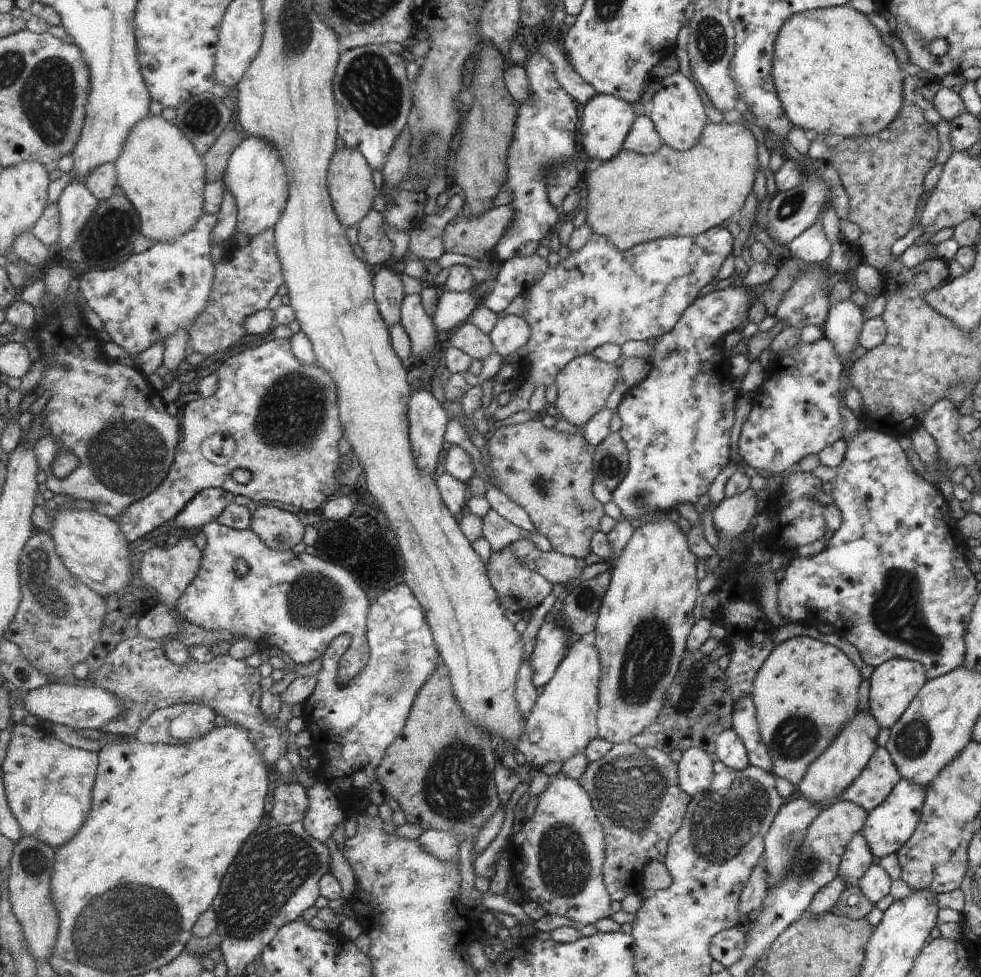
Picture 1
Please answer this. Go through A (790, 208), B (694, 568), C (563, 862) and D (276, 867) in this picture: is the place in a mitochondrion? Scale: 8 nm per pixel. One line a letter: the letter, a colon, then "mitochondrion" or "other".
A: mitochondrion
B: other
C: mitochondrion
D: mitochondrion

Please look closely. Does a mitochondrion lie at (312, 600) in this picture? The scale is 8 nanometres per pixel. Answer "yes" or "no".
yes

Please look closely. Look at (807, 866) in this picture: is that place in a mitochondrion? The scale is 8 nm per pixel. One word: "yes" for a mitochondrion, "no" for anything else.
yes

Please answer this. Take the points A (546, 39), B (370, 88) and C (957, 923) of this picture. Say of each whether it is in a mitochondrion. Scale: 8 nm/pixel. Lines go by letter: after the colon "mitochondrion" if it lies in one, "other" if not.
A: other
B: mitochondrion
C: other

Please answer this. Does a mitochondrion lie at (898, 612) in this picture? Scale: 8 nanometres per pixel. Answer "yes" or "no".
yes

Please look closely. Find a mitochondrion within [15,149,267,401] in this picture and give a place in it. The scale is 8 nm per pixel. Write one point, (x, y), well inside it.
(112, 231)

